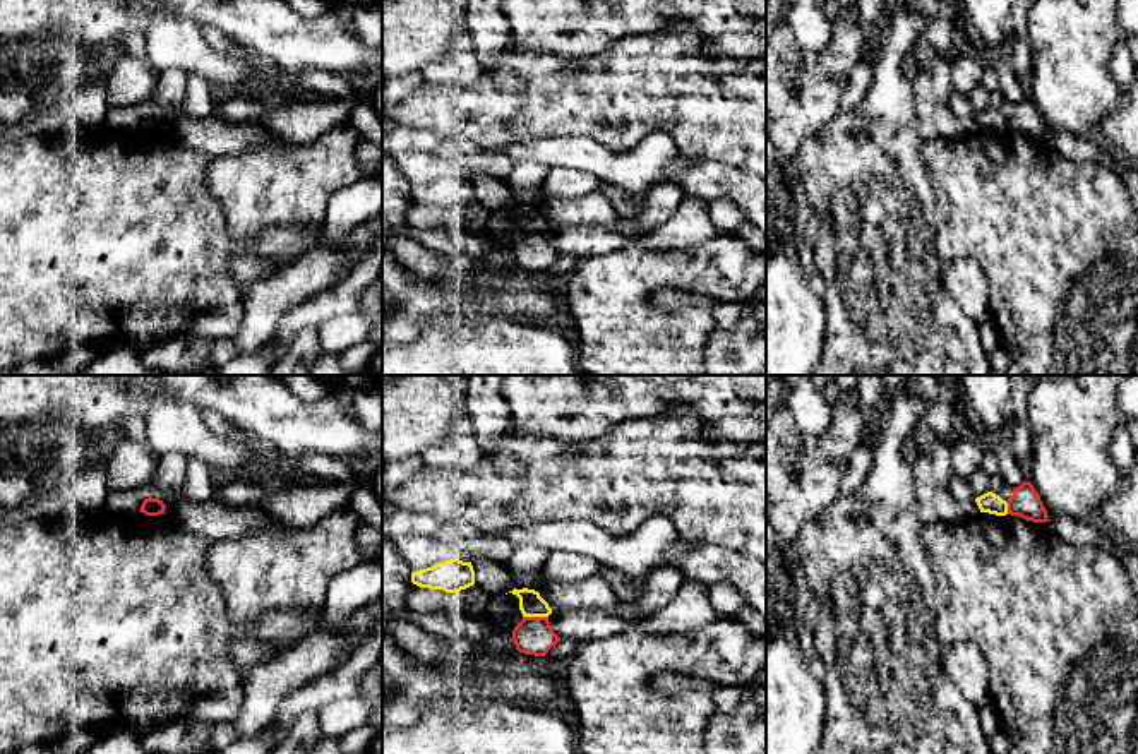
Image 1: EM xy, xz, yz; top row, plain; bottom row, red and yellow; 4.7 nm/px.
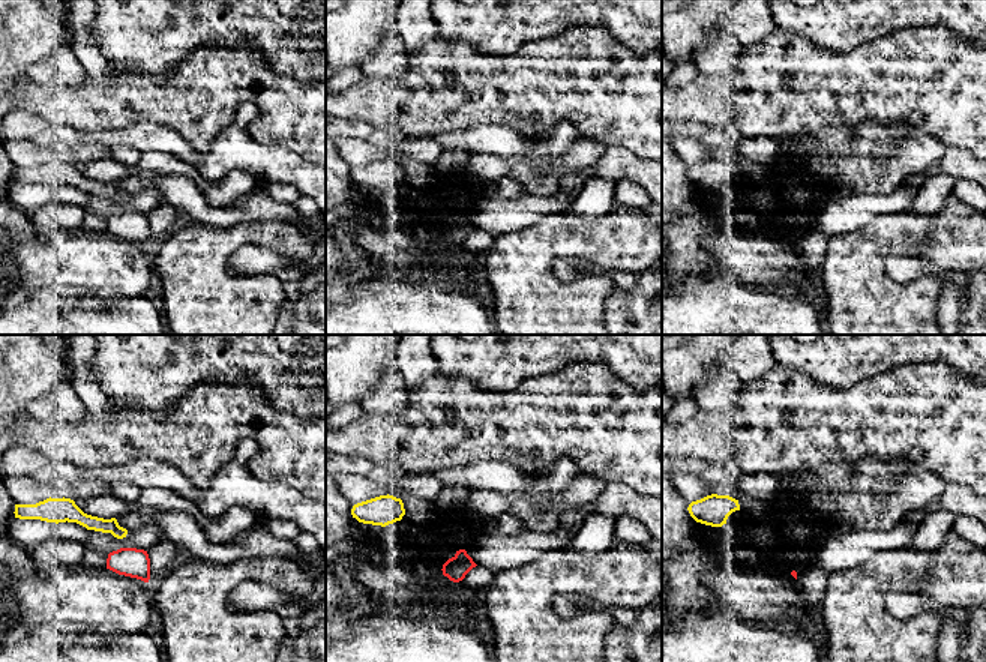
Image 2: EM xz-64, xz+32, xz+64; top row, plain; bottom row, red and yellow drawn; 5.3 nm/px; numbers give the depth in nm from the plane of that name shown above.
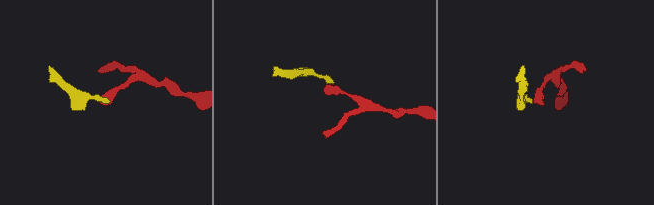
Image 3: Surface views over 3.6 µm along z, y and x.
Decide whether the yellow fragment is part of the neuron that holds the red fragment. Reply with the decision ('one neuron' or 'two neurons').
two neurons

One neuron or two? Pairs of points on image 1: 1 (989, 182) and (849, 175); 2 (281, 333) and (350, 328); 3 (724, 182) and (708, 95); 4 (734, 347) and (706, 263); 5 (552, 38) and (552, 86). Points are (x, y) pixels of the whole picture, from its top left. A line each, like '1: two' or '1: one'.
1: two
2: one
3: two
4: two
5: two

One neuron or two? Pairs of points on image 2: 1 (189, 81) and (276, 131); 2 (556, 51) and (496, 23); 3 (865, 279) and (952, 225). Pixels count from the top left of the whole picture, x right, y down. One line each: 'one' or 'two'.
1: one
2: two
3: one

